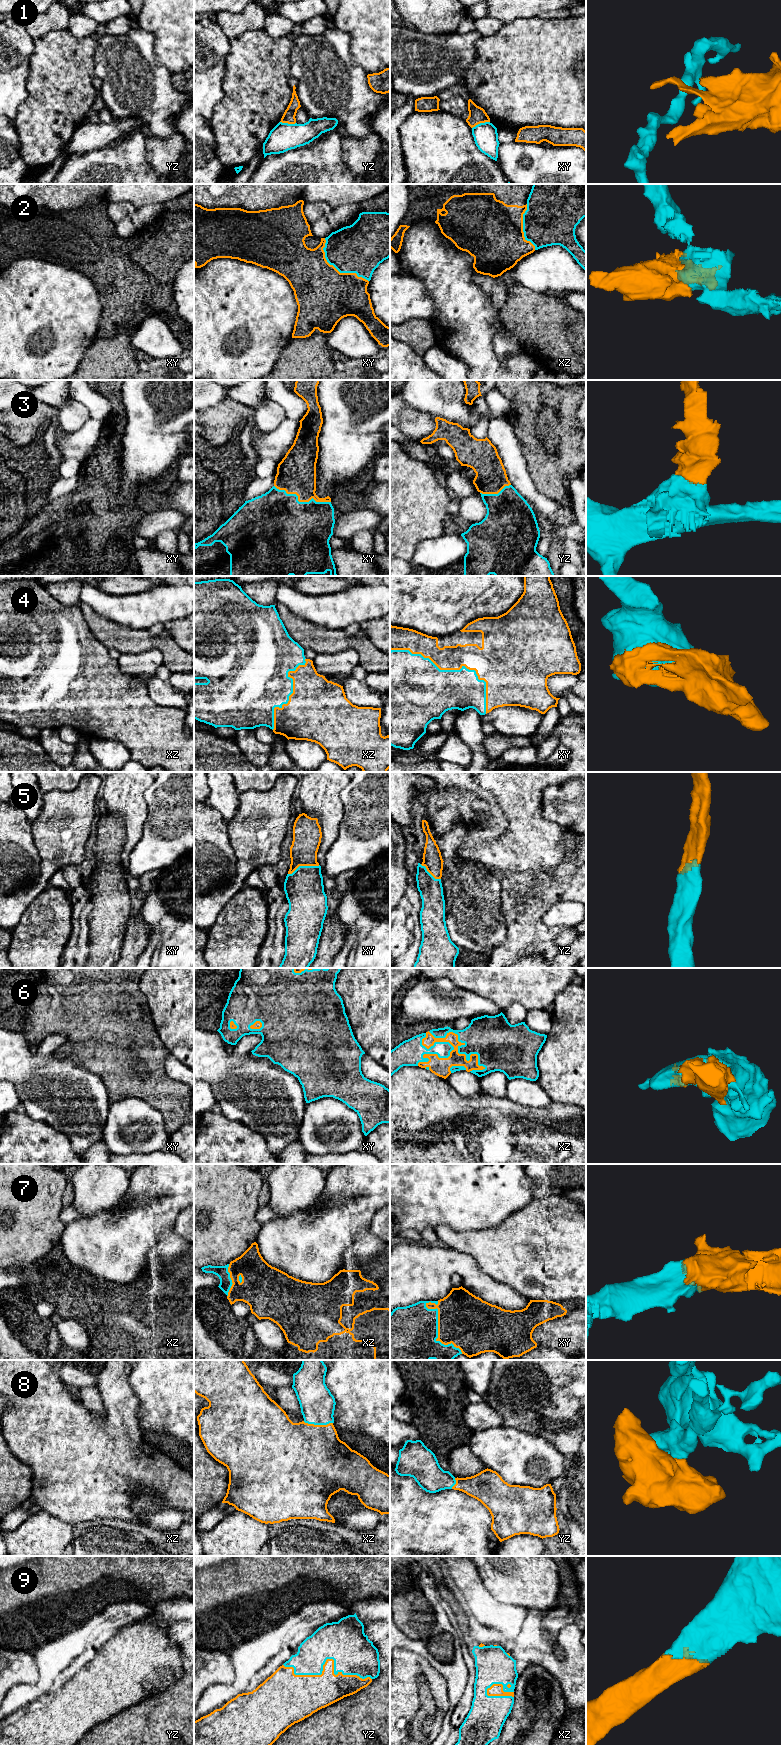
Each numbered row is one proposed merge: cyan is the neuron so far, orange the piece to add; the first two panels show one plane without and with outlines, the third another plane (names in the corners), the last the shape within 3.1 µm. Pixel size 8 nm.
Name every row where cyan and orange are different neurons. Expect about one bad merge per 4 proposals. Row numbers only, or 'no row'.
1

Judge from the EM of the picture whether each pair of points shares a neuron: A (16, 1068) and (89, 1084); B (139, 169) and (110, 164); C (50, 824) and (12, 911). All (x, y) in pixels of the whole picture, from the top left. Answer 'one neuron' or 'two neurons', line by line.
A: one neuron
B: one neuron
C: one neuron

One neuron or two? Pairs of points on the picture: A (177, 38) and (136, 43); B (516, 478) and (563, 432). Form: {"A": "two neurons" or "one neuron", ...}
{"A": "two neurons", "B": "two neurons"}

